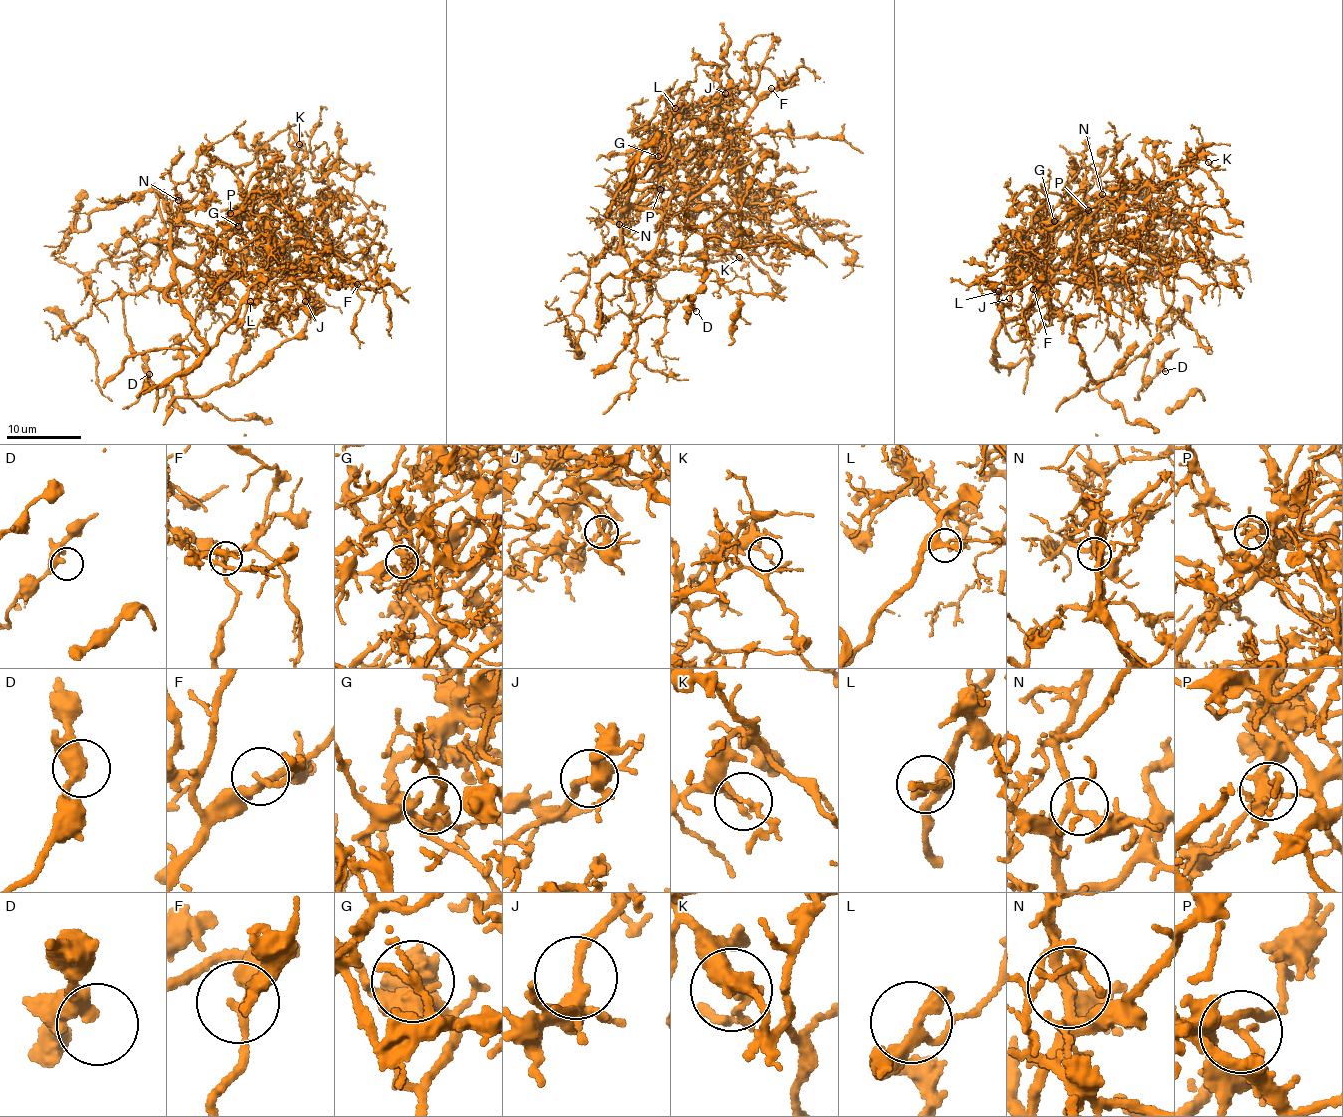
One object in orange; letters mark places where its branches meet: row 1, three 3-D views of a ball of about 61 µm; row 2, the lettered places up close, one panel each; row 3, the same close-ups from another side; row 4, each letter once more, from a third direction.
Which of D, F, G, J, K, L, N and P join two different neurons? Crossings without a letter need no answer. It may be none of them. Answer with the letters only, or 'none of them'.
P

